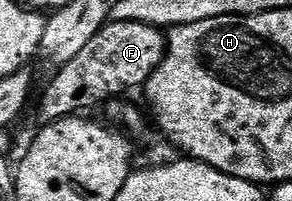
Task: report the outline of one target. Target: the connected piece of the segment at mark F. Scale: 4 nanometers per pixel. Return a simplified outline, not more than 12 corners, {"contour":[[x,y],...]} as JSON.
{"contour":[[112,20],[40,96],[41,125],[143,89],[155,24]]}

